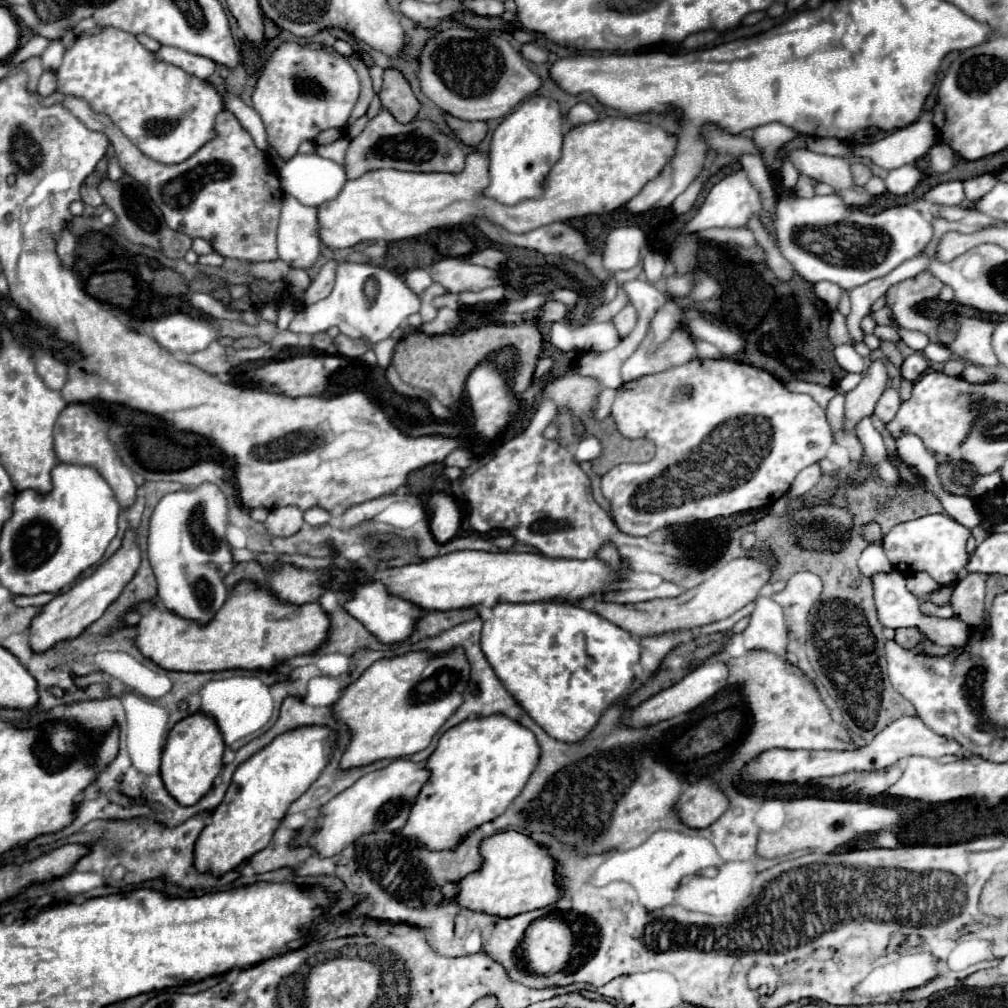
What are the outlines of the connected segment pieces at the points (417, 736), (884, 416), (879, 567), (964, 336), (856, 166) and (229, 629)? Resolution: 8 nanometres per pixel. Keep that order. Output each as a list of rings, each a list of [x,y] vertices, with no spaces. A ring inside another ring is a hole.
[[[461,649],[443,657],[409,653],[373,663],[357,681],[347,685],[341,697],[331,705],[333,719],[347,725],[351,733],[339,769],[349,771],[375,761],[409,757],[423,751],[441,725],[461,705],[467,679],[469,663]]]
[[[885,389],[883,395],[881,395],[881,399],[879,399],[879,403],[877,403],[877,407],[875,407],[875,415],[877,415],[883,423],[889,423],[889,421],[893,421],[893,417],[897,415],[899,405],[901,405],[899,393],[897,393],[895,389]]]
[[[869,545],[865,551],[863,551],[863,575],[867,575],[867,577],[871,577],[871,575],[875,575],[877,571],[879,573],[883,573],[883,571],[893,571],[895,567],[889,563],[889,559],[885,557],[885,553],[883,553],[883,549],[881,547],[877,547],[877,545]]]
[[[969,317],[959,319],[959,333],[949,345],[951,353],[973,365],[983,367],[997,365],[997,357],[991,349],[991,331],[993,323],[989,321]]]
[[[853,163],[851,173],[853,173],[855,185],[865,185],[867,179],[871,179],[871,169],[867,165],[863,165],[863,163]]]
[[[239,583],[227,597],[219,615],[207,625],[183,619],[175,613],[159,613],[155,603],[137,607],[141,621],[135,643],[143,655],[169,671],[273,671],[277,665],[307,653],[315,653],[329,637],[331,619],[319,603],[303,607],[283,605],[253,583]]]

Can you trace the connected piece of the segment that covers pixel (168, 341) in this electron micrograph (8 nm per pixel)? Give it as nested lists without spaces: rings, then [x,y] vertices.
[[[175,313],[153,323],[153,339],[169,353],[195,353],[217,339],[217,333],[205,319]]]

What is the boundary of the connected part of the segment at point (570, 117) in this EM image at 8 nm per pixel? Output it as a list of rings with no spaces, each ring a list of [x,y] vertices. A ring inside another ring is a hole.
[[[577,103],[577,105],[573,105],[573,107],[569,109],[569,113],[565,115],[567,127],[591,123],[591,121],[597,121],[597,113],[595,113],[593,107],[587,105],[587,103]]]

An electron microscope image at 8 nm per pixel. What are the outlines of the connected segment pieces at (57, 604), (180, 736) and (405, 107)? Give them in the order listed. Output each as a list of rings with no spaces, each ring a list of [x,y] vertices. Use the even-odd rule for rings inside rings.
[[[127,531],[121,549],[111,559],[107,559],[103,565],[99,565],[93,575],[81,579],[69,591],[57,595],[53,601],[43,605],[41,611],[31,619],[31,623],[29,623],[29,647],[31,647],[31,651],[45,653],[61,641],[77,639],[121,595],[123,587],[131,581],[131,575],[135,575],[135,571],[137,571],[139,559],[141,559],[141,555],[139,555],[139,547],[137,547],[137,537],[133,531]]]
[[[195,713],[181,719],[167,735],[167,743],[161,755],[161,779],[167,793],[179,805],[195,805],[213,787],[215,777],[223,769],[223,737],[213,719],[205,713]]]
[[[395,67],[385,69],[383,87],[377,97],[381,101],[381,107],[387,109],[399,123],[411,123],[419,115],[421,103],[413,95],[413,89],[405,75]]]

